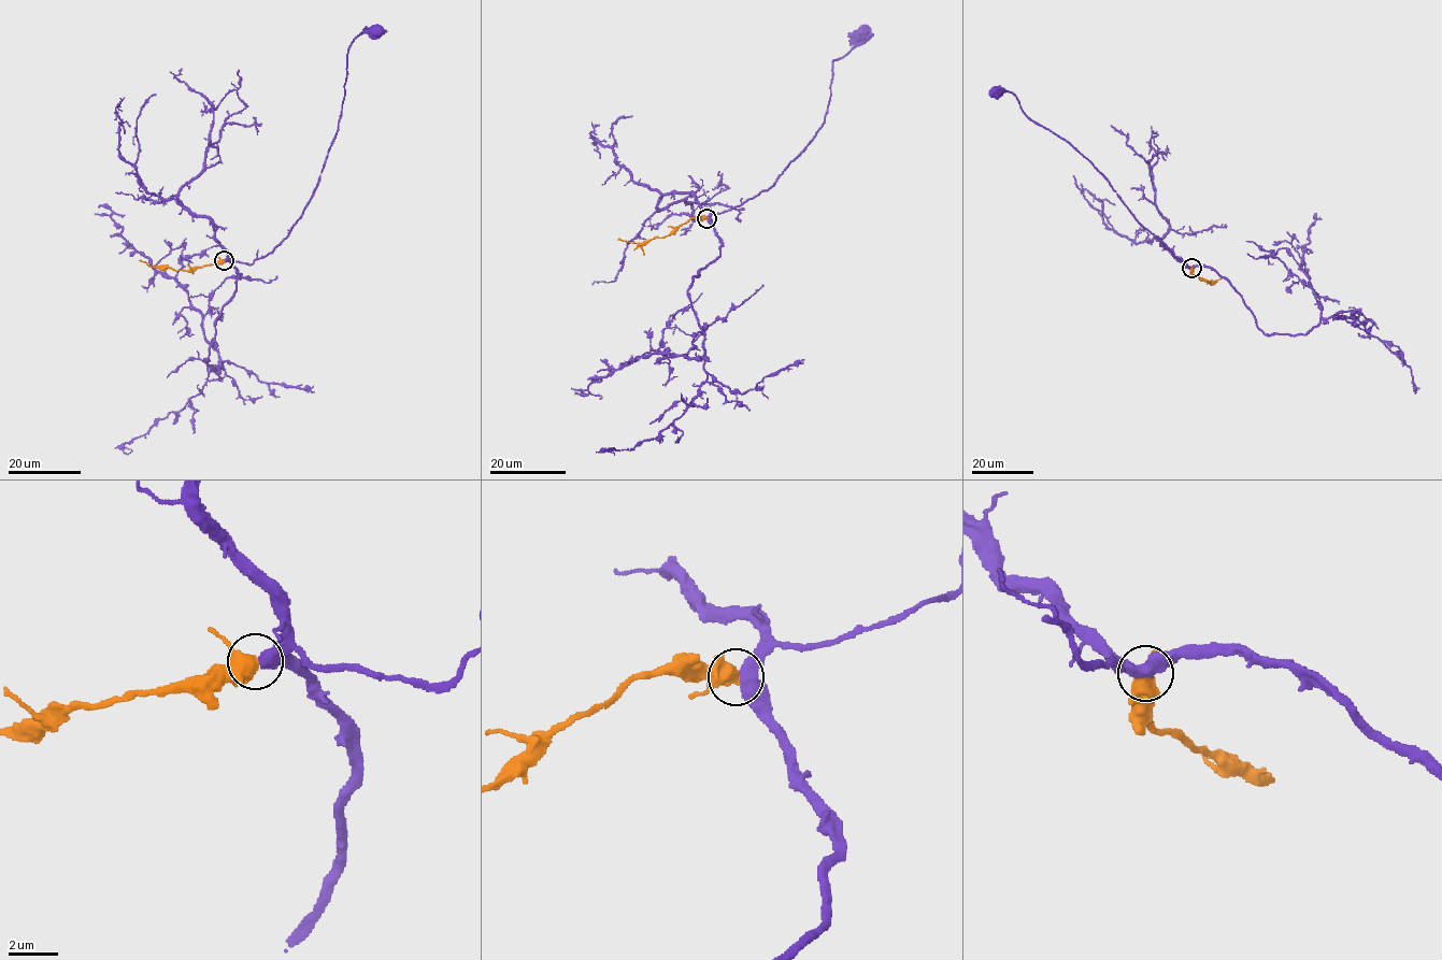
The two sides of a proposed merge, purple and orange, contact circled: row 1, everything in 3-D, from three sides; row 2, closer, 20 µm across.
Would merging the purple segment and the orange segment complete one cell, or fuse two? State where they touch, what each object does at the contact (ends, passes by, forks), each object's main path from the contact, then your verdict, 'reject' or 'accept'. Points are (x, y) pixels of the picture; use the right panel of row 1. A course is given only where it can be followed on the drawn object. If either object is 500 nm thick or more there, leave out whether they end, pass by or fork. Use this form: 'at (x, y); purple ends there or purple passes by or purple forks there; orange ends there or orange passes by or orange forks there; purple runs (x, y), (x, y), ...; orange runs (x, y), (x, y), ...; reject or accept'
at (1191, 268); purple passes by; orange passes by; purple runs (1191, 268), (1185, 267), (1137, 220), (1087, 158), (1068, 142), (1033, 122), (1012, 92), (997, 91); orange runs (1191, 268), (1193, 275), (1208, 283); reject

